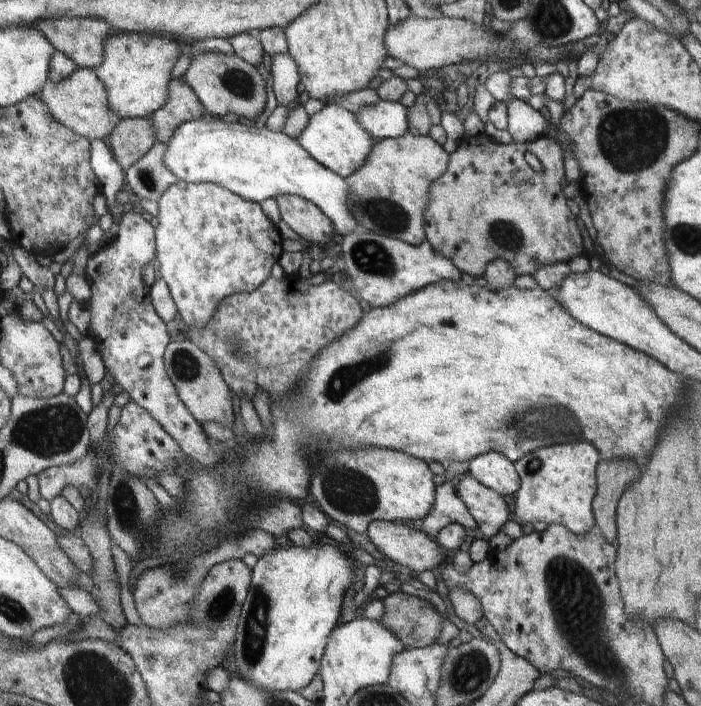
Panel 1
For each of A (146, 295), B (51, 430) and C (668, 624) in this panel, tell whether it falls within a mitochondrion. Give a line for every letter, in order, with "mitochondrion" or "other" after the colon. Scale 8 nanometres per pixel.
A: other
B: mitochondrion
C: other

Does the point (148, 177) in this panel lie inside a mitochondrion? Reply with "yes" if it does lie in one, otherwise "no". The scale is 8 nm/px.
yes

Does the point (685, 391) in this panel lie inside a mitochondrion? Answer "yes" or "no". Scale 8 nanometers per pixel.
no

